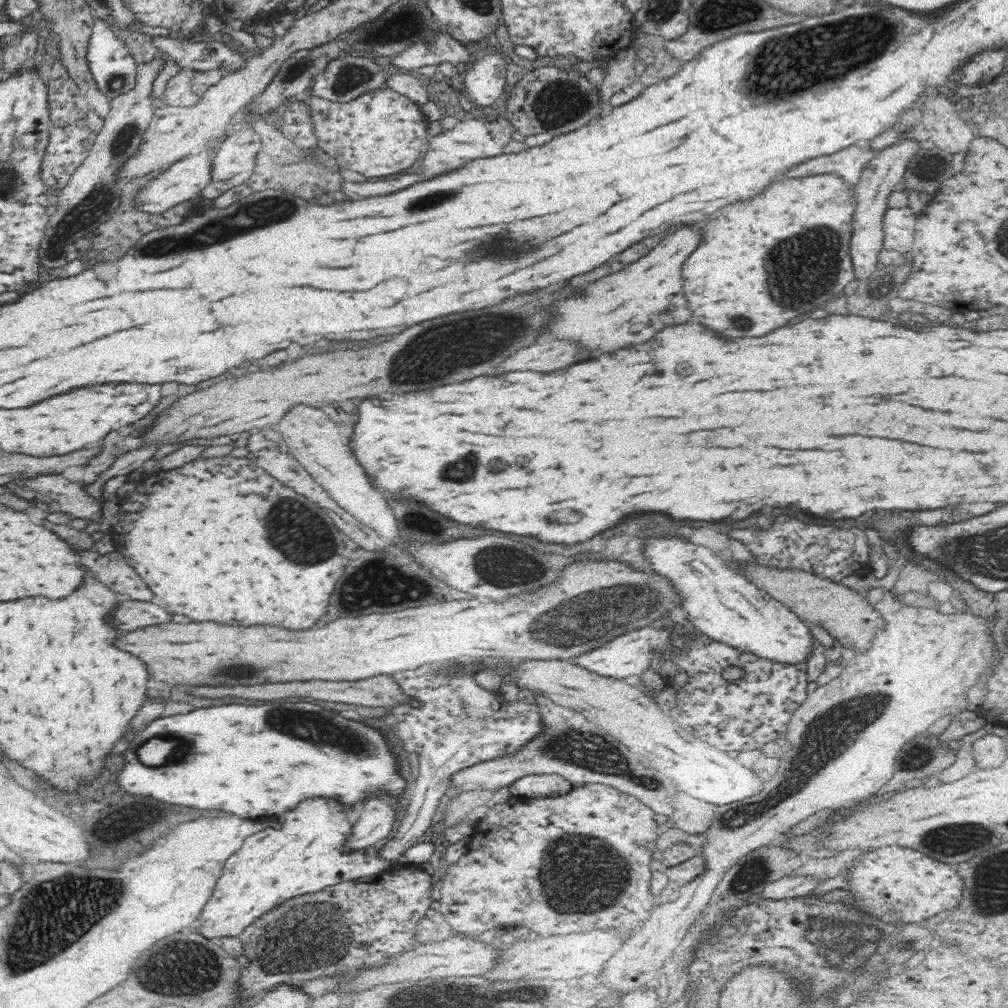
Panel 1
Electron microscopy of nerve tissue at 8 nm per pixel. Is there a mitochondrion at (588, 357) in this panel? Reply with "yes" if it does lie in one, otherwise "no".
no

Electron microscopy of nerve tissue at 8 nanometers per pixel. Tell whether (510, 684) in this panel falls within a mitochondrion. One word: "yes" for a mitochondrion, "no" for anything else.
no

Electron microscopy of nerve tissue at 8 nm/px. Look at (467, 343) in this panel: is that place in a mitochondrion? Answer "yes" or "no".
yes

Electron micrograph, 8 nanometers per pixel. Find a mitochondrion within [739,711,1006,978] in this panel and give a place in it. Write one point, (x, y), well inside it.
(974, 839)

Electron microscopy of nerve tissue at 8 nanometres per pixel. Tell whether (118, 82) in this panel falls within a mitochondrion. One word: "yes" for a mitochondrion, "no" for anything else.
yes

